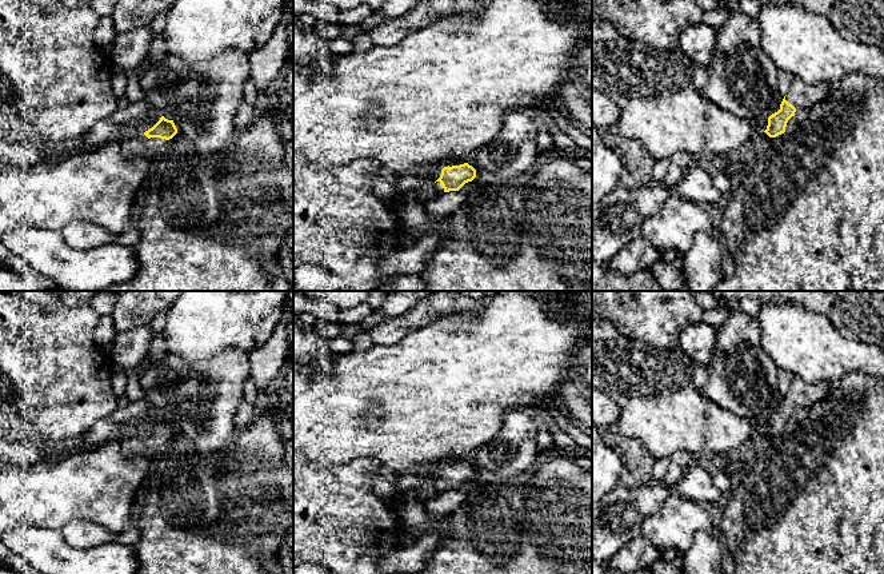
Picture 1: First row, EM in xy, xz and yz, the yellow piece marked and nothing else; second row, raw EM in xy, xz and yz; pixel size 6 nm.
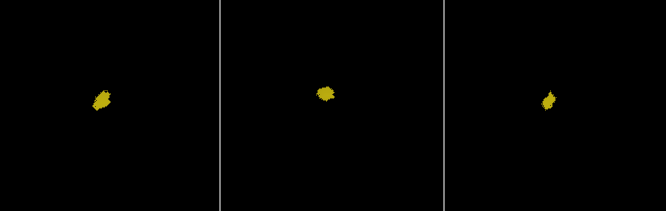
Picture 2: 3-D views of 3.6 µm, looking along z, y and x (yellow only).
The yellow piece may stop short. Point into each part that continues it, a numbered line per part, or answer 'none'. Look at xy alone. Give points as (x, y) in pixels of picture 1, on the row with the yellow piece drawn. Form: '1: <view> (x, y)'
1: xy (135, 144)

